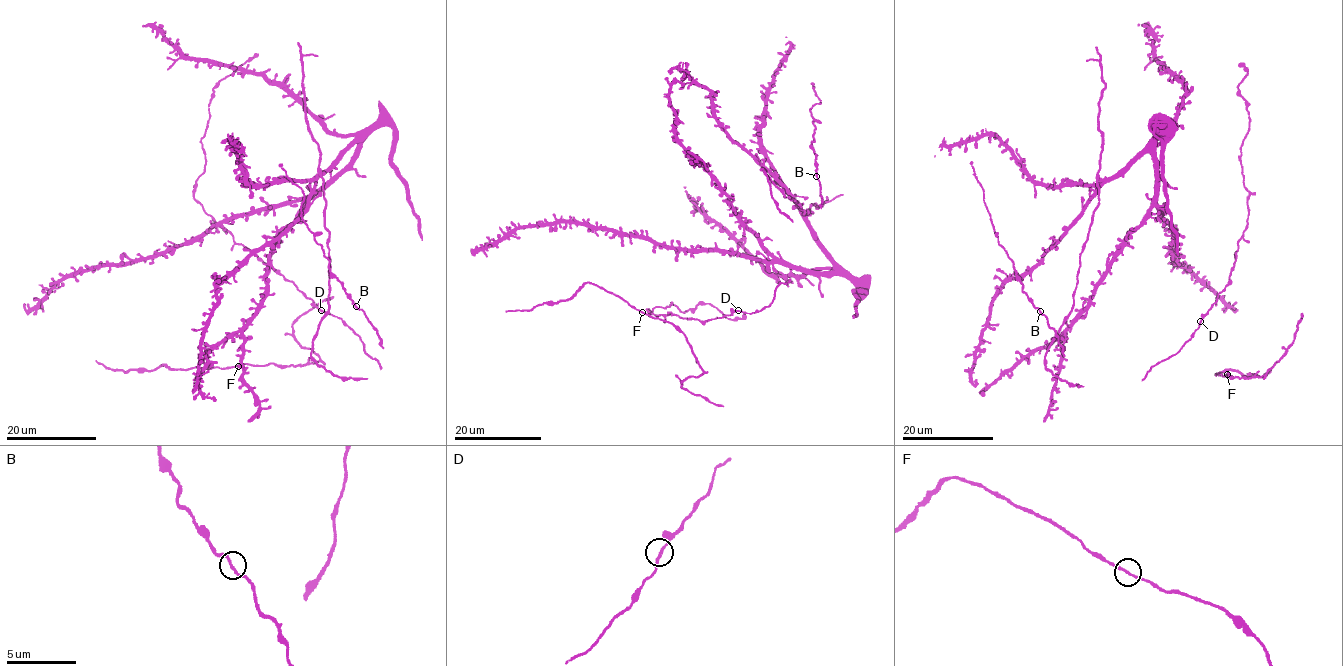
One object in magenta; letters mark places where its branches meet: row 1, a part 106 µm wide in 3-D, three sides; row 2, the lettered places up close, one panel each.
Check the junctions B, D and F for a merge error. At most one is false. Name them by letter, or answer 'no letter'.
no letter

